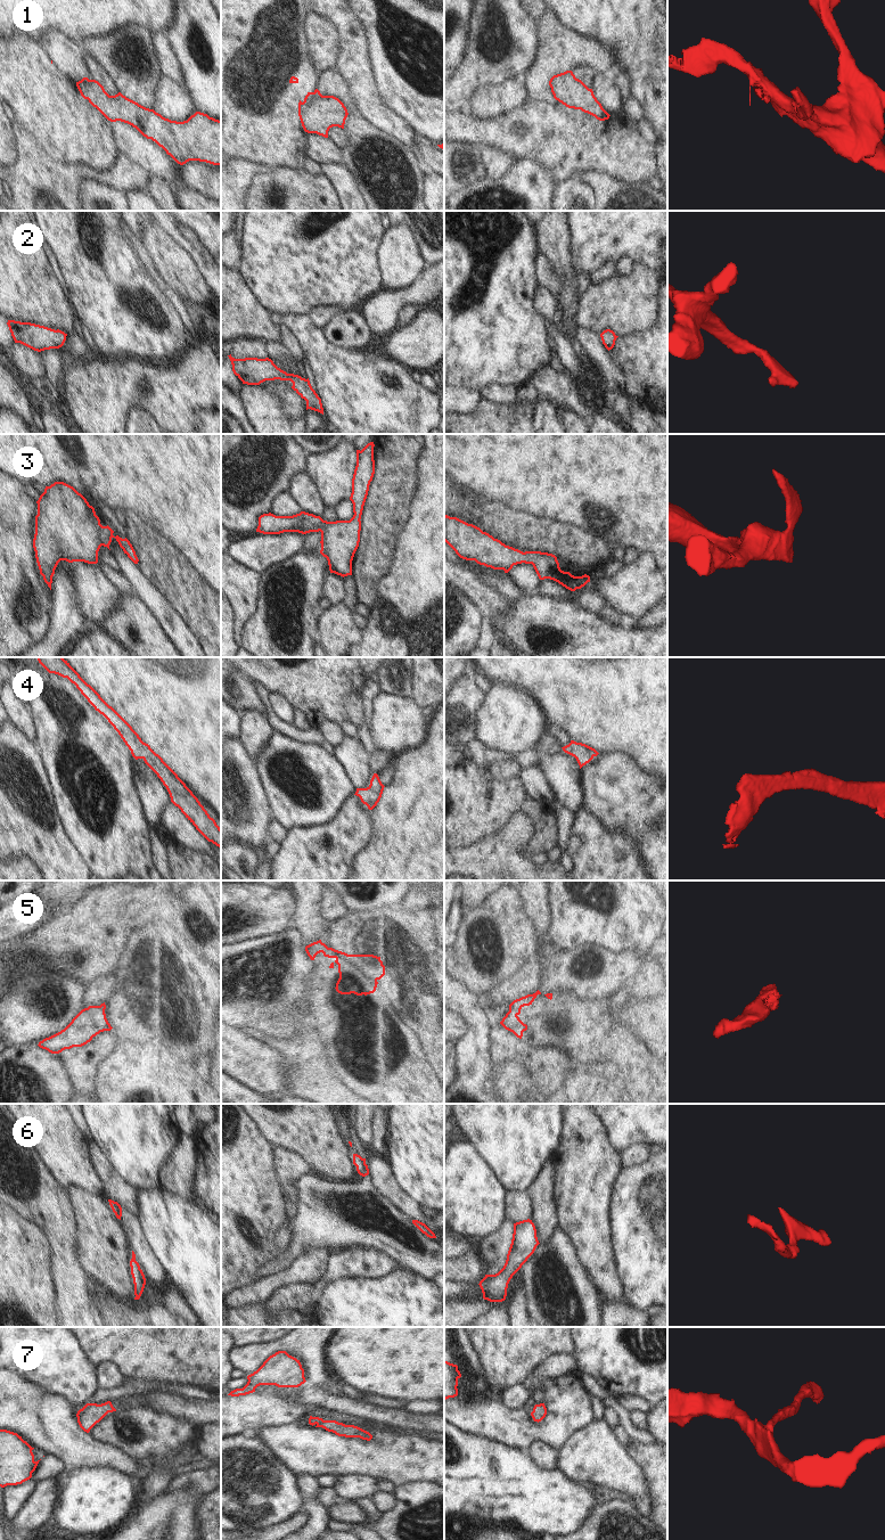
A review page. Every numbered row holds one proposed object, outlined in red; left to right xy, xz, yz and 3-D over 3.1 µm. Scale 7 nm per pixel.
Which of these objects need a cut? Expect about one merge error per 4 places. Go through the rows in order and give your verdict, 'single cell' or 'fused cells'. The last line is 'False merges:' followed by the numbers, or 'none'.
1: single cell
2: single cell
3: single cell
4: single cell
5: single cell
6: single cell
7: single cell
False merges: none

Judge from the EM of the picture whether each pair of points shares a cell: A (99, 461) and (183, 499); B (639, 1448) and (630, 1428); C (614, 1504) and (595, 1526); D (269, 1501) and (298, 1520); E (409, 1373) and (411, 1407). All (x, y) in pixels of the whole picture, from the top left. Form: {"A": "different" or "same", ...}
{"A": "same", "B": "different", "C": "same", "D": "different", "E": "different"}

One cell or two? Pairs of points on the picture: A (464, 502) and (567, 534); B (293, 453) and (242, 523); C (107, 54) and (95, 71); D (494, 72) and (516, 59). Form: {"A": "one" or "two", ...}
{"A": "one", "B": "one", "C": "two", "D": "one"}

